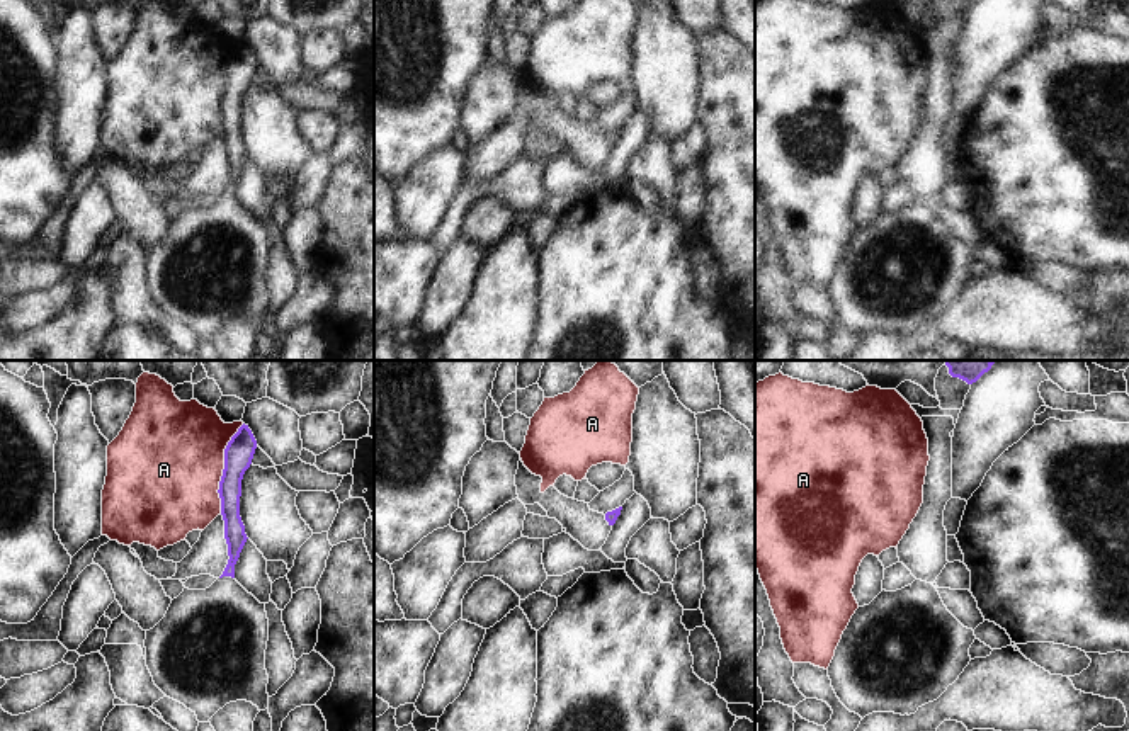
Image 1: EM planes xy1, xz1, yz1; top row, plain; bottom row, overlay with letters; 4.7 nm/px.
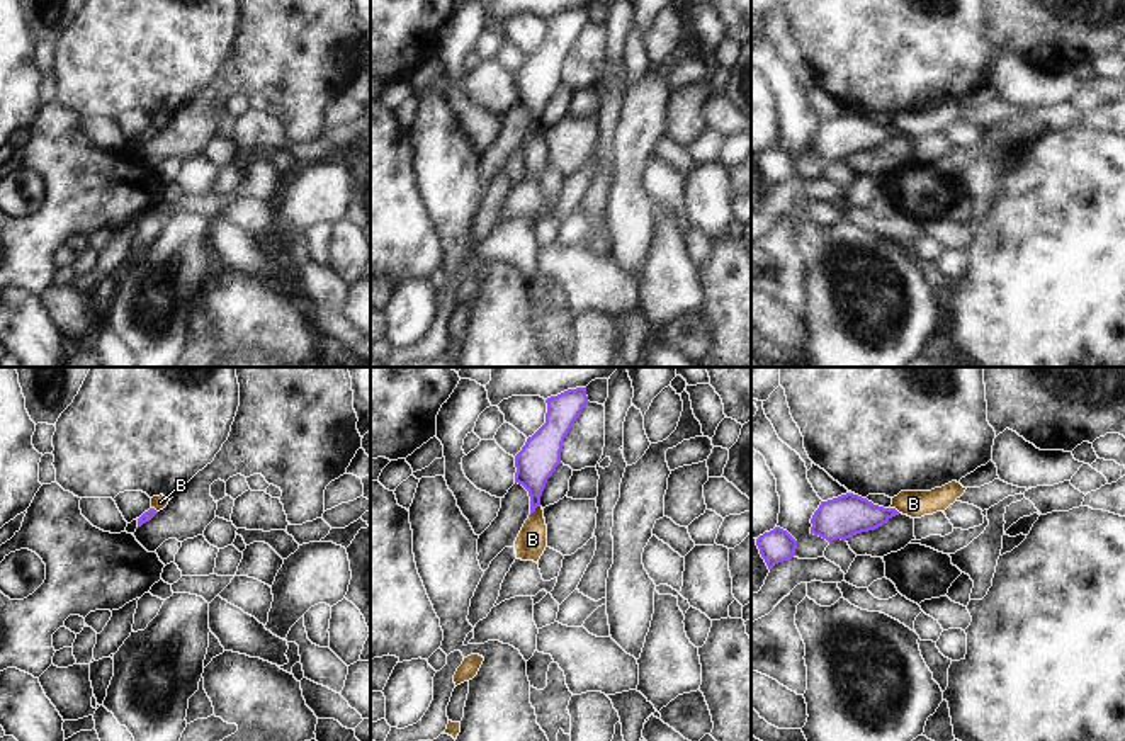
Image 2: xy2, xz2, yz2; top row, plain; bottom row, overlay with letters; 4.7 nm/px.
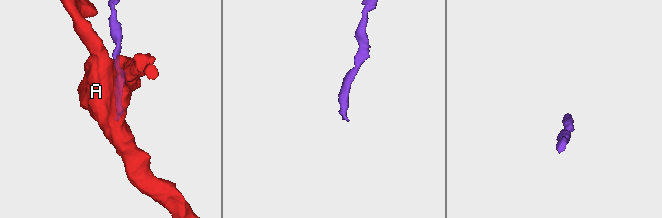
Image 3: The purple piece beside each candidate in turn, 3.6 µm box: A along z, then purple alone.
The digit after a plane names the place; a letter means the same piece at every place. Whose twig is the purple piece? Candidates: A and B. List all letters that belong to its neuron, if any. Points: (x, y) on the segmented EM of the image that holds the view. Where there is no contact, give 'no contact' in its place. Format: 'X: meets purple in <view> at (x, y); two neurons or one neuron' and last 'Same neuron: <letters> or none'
A: meets purple in xy1 at (225, 468); two neurons
B: meets purple in xz2 at (534, 510); two neurons
Same neuron: none

